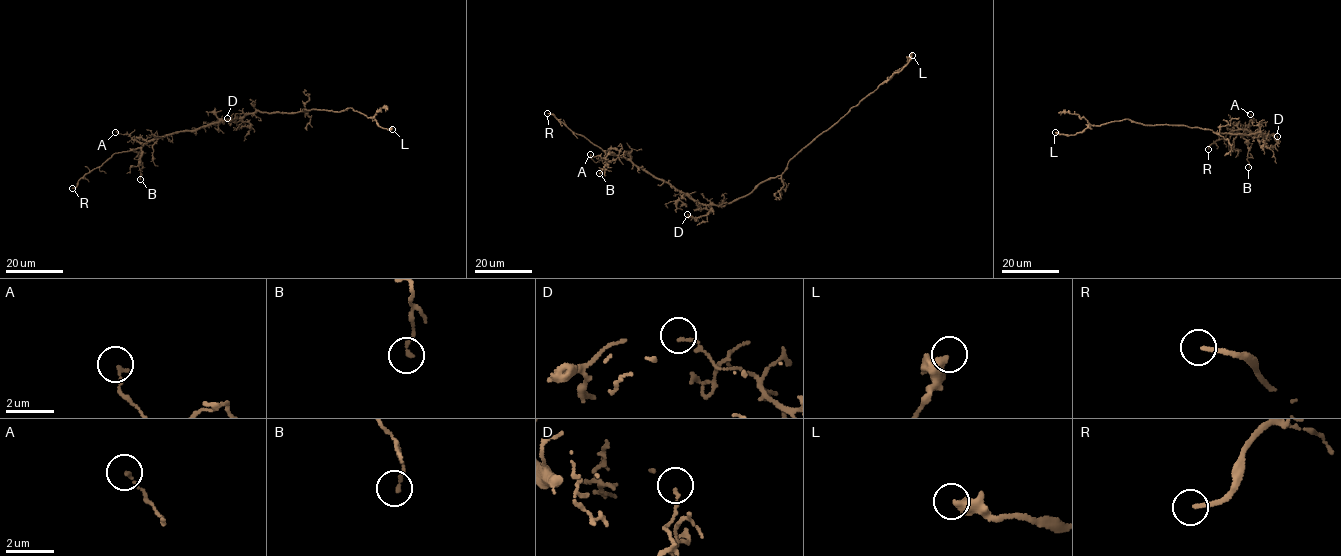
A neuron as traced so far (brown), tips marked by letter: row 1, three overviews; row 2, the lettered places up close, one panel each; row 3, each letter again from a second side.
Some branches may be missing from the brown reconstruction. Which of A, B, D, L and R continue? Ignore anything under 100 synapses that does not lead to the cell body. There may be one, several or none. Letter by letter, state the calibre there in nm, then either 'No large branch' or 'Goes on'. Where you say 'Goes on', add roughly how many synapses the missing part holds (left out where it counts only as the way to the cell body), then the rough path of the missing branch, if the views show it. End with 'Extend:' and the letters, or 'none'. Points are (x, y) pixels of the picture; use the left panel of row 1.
A: Thickness 140 nm. No large branch
B: Thickness 140 nm. No large branch
D: Thickness 130 nm. No large branch
L: Thickness 280 nm. No large branch
R: Thickness 170 nm. Goes on. Course of what is missing: (72, 188), (68, 188), (69, 182), (65, 182), (63, 176)
Extend: R

